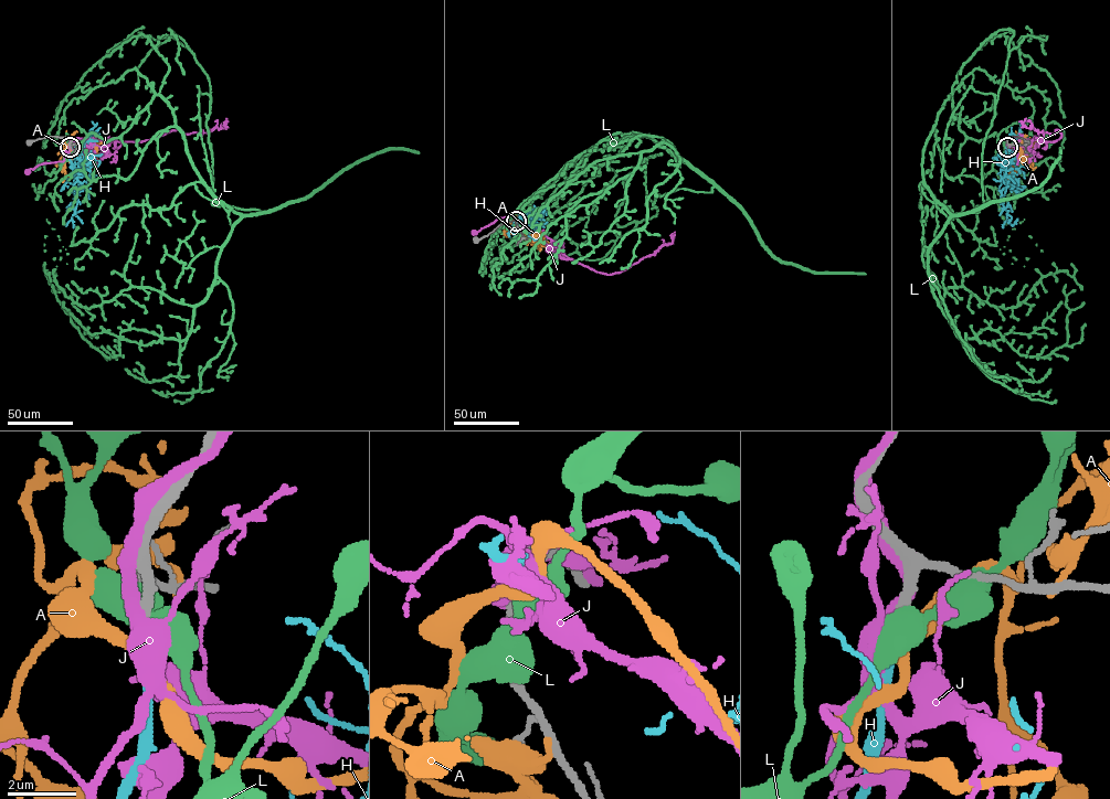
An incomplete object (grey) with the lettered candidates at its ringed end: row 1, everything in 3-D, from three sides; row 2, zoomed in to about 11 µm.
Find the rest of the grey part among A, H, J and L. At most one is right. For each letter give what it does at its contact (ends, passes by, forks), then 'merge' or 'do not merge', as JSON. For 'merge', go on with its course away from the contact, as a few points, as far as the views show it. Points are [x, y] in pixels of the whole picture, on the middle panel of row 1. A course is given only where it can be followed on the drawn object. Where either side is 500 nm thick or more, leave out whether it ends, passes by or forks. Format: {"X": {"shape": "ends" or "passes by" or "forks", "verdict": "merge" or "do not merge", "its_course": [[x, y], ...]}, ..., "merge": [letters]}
{"A": {"shape": "passes by", "verdict": "do not merge"}, "H": {"shape": "ends", "verdict": "merge", "its_course": [[516, 221], [521, 216], [529, 219], [524, 215], [510, 230]]}, "J": {"shape": "forks", "verdict": "do not merge"}, "L": {"shape": "passes by", "verdict": "do not merge"}, "merge": ["H"]}

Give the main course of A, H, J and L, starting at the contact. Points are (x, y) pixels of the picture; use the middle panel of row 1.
A: (516, 221), (529, 230), (520, 230), (532, 240), (537, 248)
H: (516, 221), (521, 216), (529, 219), (524, 215), (510, 230)
J: (516, 221), (498, 217), (474, 232)
L: (516, 221), (634, 136), (687, 162), (666, 140), (645, 150), (566, 215), (536, 279), (498, 278)

